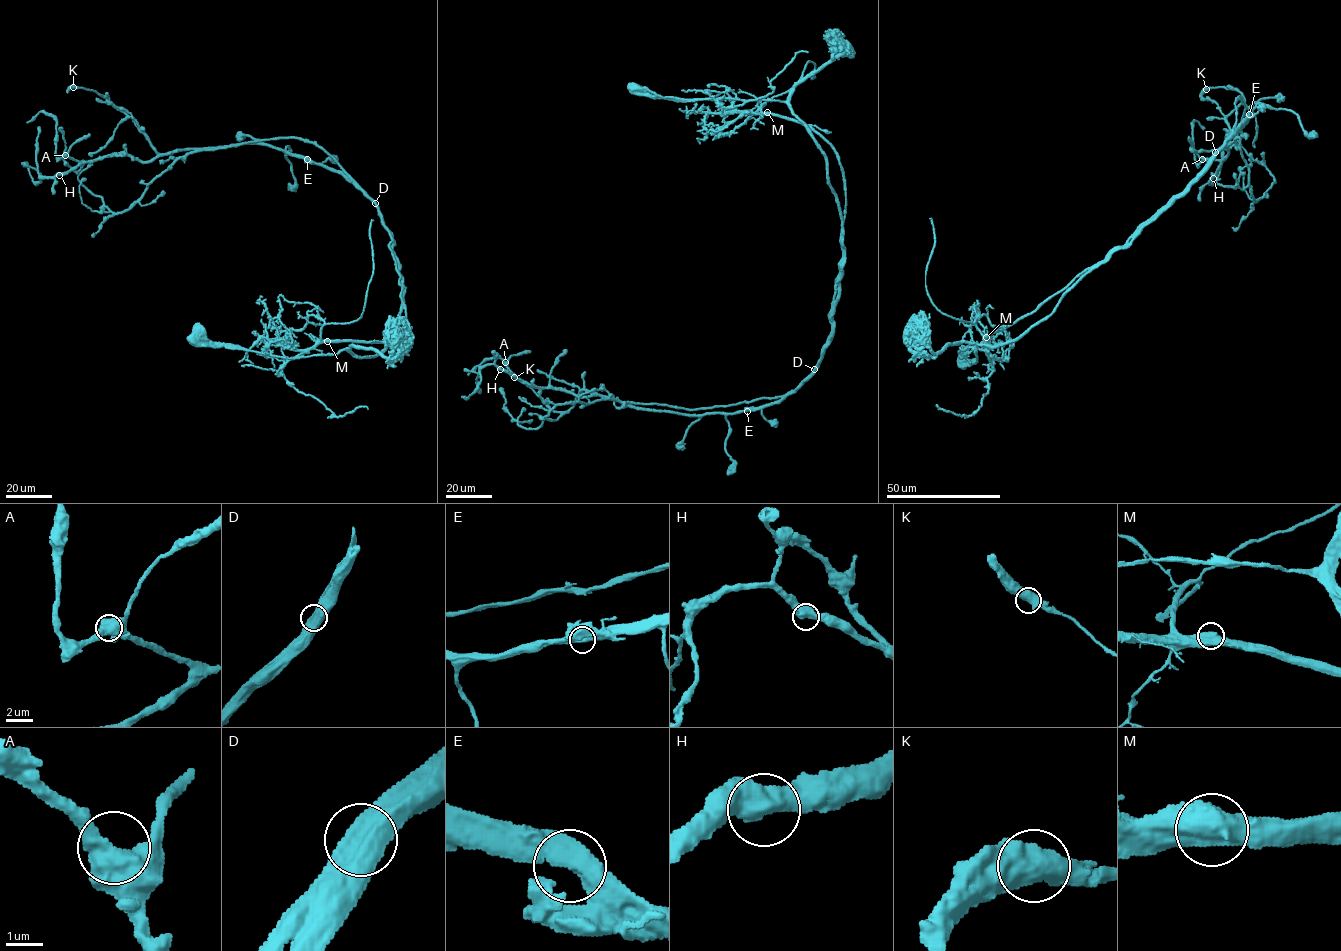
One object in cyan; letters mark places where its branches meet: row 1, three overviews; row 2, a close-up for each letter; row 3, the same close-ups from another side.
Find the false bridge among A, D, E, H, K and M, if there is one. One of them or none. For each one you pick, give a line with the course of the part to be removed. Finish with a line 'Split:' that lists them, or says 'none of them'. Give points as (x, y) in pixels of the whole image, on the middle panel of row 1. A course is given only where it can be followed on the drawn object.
D: foreign part runs (815, 369), (831, 331), (842, 256), (843, 169), (805, 125), (722, 113), (771, 93), (771, 80), (808, 52)
Split: D

